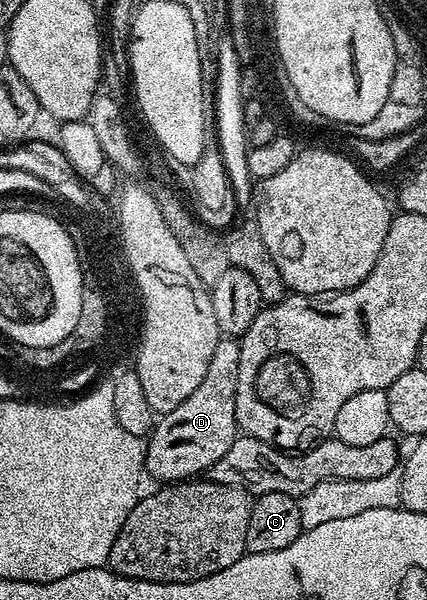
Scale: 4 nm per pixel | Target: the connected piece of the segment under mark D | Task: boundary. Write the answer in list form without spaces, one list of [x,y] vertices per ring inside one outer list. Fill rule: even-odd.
[[[222,338],[214,350],[214,358],[210,358],[210,367],[206,370],[206,378],[198,385],[198,390],[182,402],[173,412],[165,412],[159,417],[146,440],[144,466],[147,475],[153,476],[156,482],[183,482],[189,478],[199,477],[207,473],[230,450],[230,446],[238,435],[236,422],[236,383],[238,382],[238,362],[240,361],[240,341],[236,338]]]

